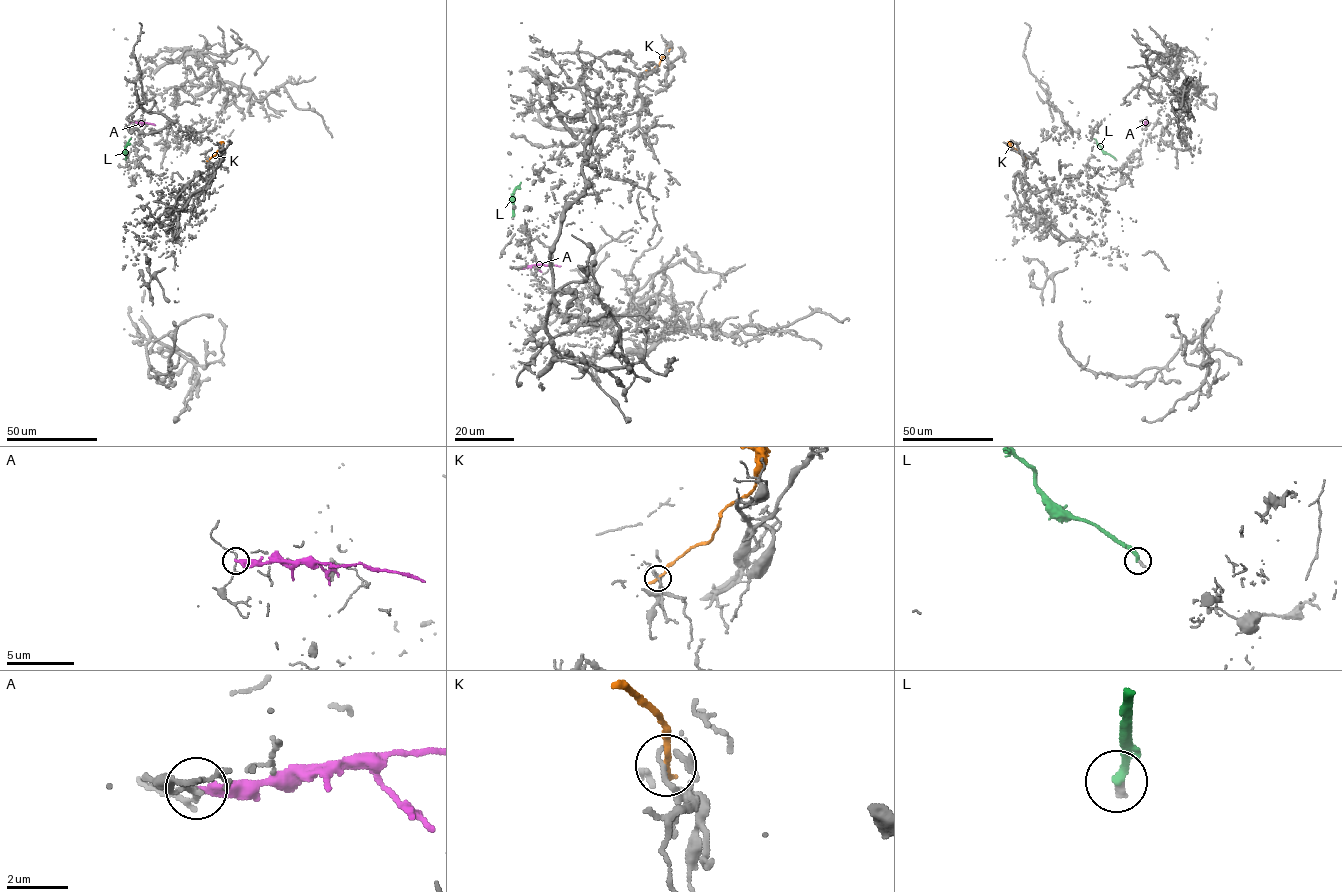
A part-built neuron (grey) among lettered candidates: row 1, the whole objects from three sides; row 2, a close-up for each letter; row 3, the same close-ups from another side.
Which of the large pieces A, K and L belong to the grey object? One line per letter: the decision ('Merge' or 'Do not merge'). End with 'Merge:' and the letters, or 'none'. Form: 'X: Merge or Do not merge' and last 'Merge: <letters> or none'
A: Do not merge
K: Do not merge
L: Merge
Merge: L

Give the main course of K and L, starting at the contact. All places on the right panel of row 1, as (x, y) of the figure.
K: (1025, 160), (1008, 141)
L: (1115, 159), (1093, 138)

